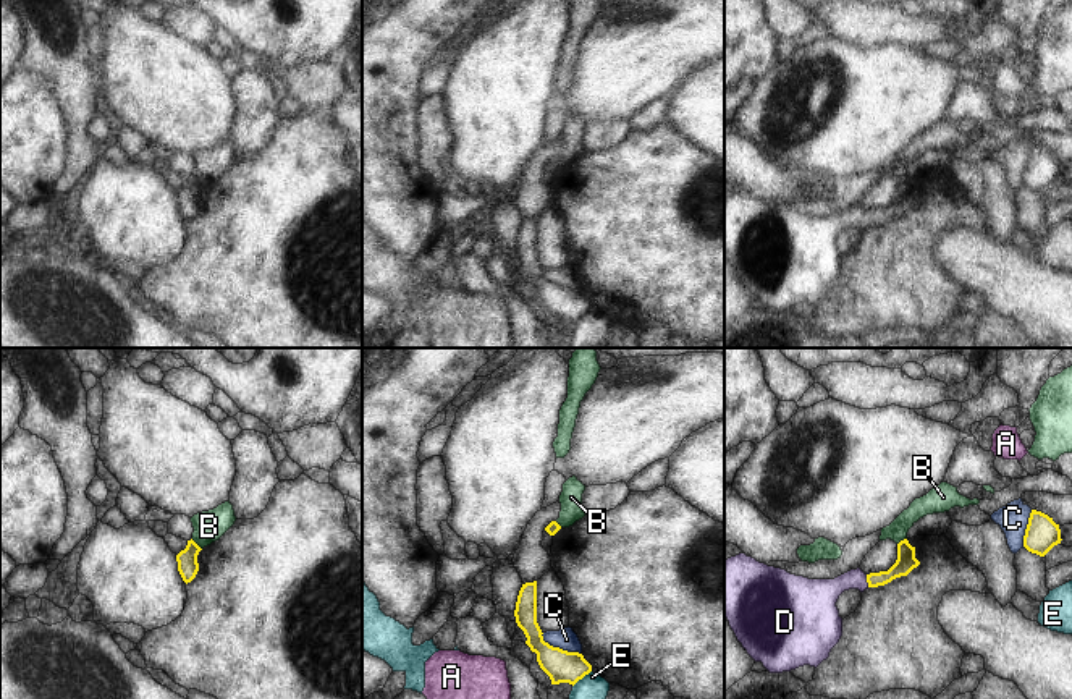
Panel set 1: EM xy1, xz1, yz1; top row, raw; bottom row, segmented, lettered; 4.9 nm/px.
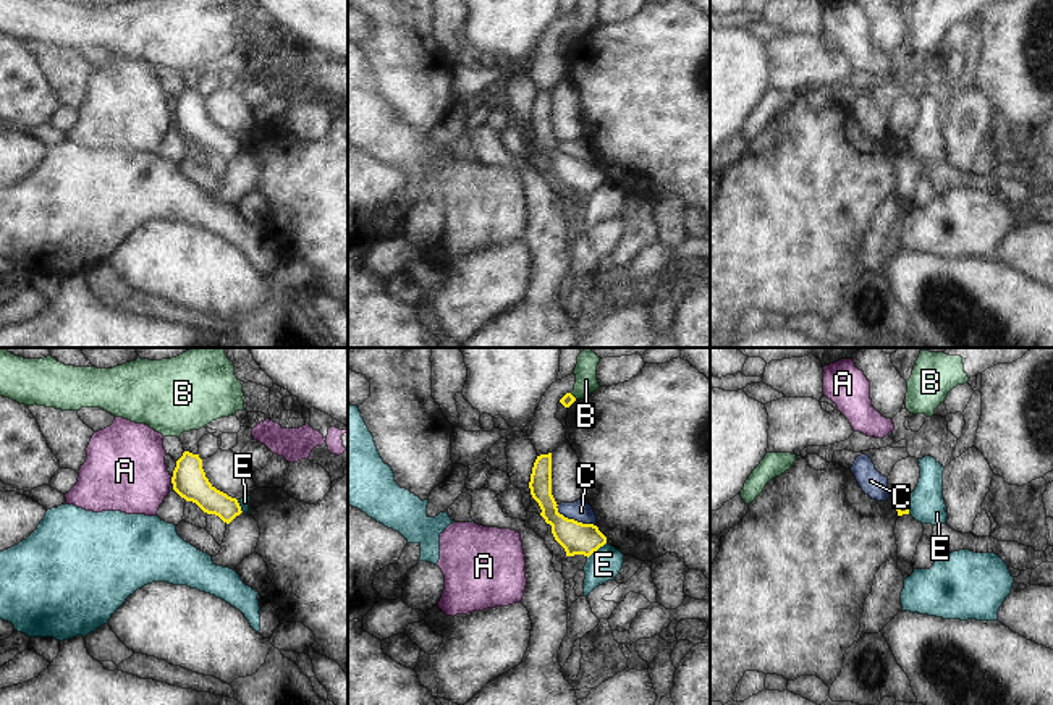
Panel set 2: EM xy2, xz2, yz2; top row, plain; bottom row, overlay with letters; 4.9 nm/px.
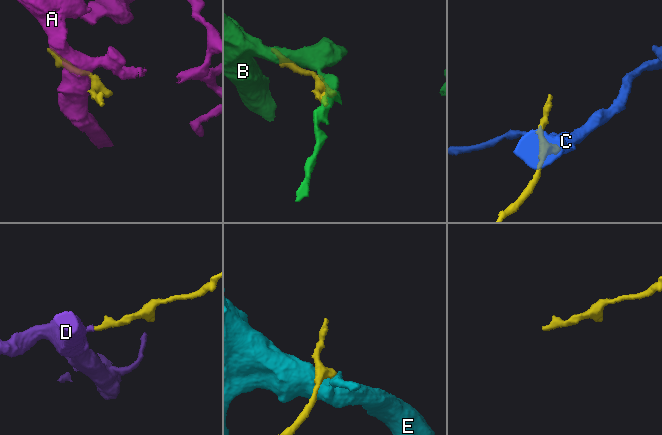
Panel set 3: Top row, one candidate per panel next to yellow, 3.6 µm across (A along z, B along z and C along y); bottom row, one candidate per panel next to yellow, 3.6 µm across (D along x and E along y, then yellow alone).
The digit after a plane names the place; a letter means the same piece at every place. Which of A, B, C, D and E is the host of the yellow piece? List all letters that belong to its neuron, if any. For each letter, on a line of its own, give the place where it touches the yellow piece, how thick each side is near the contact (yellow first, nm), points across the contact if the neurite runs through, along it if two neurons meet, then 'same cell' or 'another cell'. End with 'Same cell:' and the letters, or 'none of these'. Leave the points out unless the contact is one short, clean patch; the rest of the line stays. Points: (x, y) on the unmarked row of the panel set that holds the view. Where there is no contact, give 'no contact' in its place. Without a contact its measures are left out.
A: xy2 (172, 118) | 170/400 nm | another cell
B: xy1 (196, 182) | 110/160 nm | along xy1 (191, 177), (201, 186) | another cell
C: xz1 (558, 285) | 160/110 nm | along xz1 (540, 272), (550, 282), (579, 292) | another cell
D: yz1 (867, 219) | 100/170 nm | across yz1 (906, 199), (888, 214), (867, 219), (844, 219), (820, 233) | same cell
E: xz1 (581, 316) | 160/160 nm | along xz1 (590, 308), (573, 324) | another cell
Same cell: D

